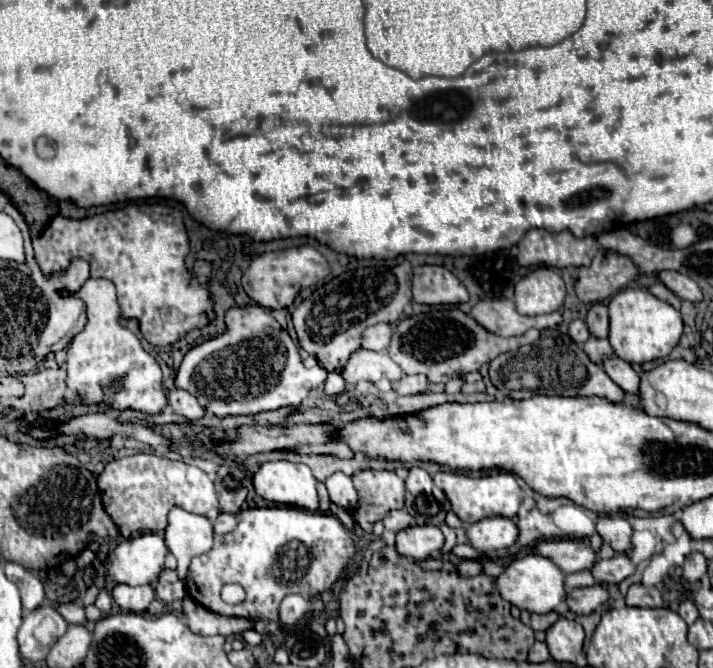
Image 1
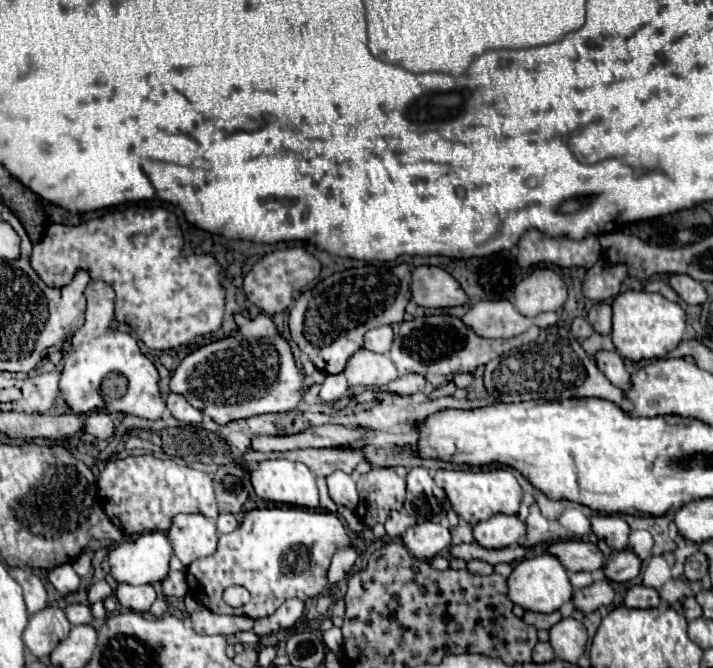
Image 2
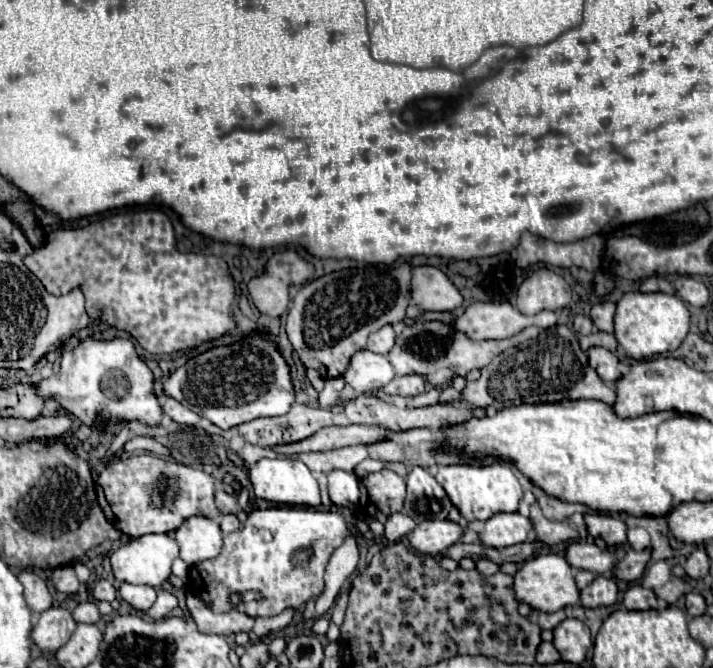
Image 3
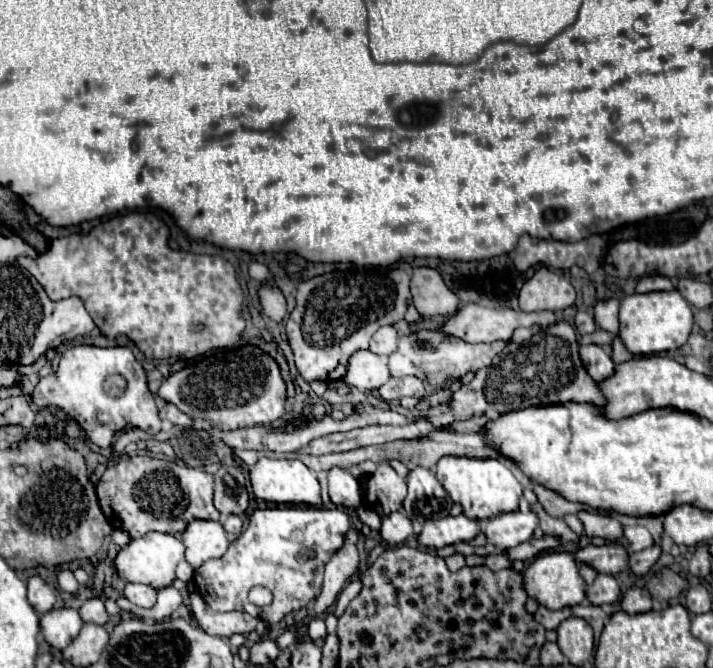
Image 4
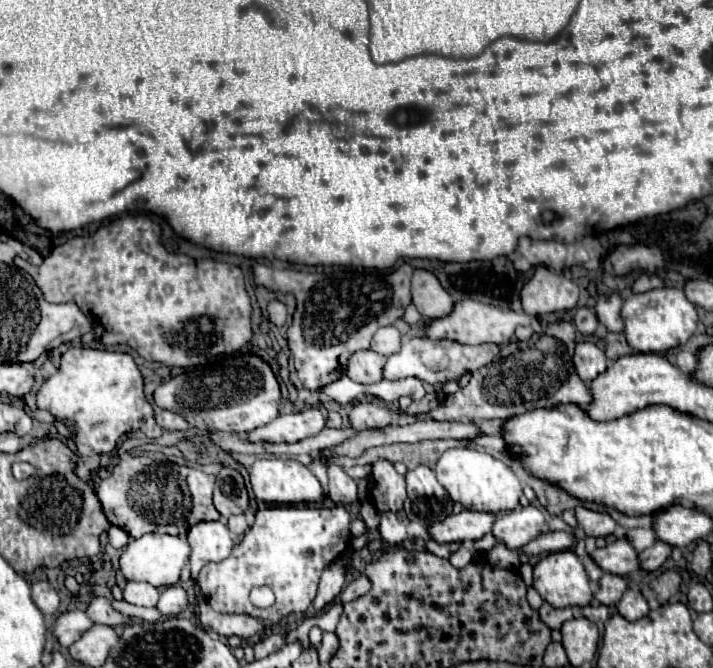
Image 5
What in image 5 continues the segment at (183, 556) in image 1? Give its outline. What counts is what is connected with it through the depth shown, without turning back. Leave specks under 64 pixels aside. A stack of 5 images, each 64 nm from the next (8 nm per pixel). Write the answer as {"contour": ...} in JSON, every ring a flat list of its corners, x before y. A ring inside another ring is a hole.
{"contour":[[222,520,200,522,192,526,188,532,188,542,192,548,192,568,202,568,208,562,220,562,228,558,234,548,234,538]]}

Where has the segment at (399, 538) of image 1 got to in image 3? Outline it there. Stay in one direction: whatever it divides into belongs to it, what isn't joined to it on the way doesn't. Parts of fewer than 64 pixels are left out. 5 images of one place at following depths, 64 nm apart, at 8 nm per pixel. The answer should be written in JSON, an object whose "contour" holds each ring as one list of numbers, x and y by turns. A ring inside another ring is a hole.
{"contour":[[424,520,410,534,410,544,424,554,440,554,456,544,464,534,464,526,452,520]]}

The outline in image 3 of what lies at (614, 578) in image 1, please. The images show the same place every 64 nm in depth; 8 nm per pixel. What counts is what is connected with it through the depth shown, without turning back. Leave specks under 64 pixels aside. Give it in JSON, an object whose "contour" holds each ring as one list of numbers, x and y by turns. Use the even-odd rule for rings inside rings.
{"contour":[[626,548,622,554,620,554,620,560,616,564,616,576,620,580,626,580,626,582,632,582,632,580,638,580,642,578,644,570,646,570,646,564,650,562,650,556,652,556,652,550,646,548,646,550,632,550,632,548]]}

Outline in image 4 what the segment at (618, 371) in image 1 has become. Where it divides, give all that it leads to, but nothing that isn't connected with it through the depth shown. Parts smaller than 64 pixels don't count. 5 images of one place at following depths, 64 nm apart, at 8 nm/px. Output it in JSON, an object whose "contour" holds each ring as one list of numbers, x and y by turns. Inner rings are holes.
{"contour":[[582,344,580,346,580,360,582,360,582,366,584,370,588,372,588,376,598,382,598,380,604,380,606,376,612,374,614,370,614,362,610,360,610,356,596,344]]}

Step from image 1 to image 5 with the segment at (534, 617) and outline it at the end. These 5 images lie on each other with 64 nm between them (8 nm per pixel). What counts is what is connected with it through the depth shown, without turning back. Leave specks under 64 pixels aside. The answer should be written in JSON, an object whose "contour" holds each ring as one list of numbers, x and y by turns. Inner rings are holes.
{"contour":[[542,604,540,618,544,620,544,624,548,624,554,630,554,628,562,628,562,624,566,620,572,620,574,616,572,616,572,608,554,608,550,604]]}

